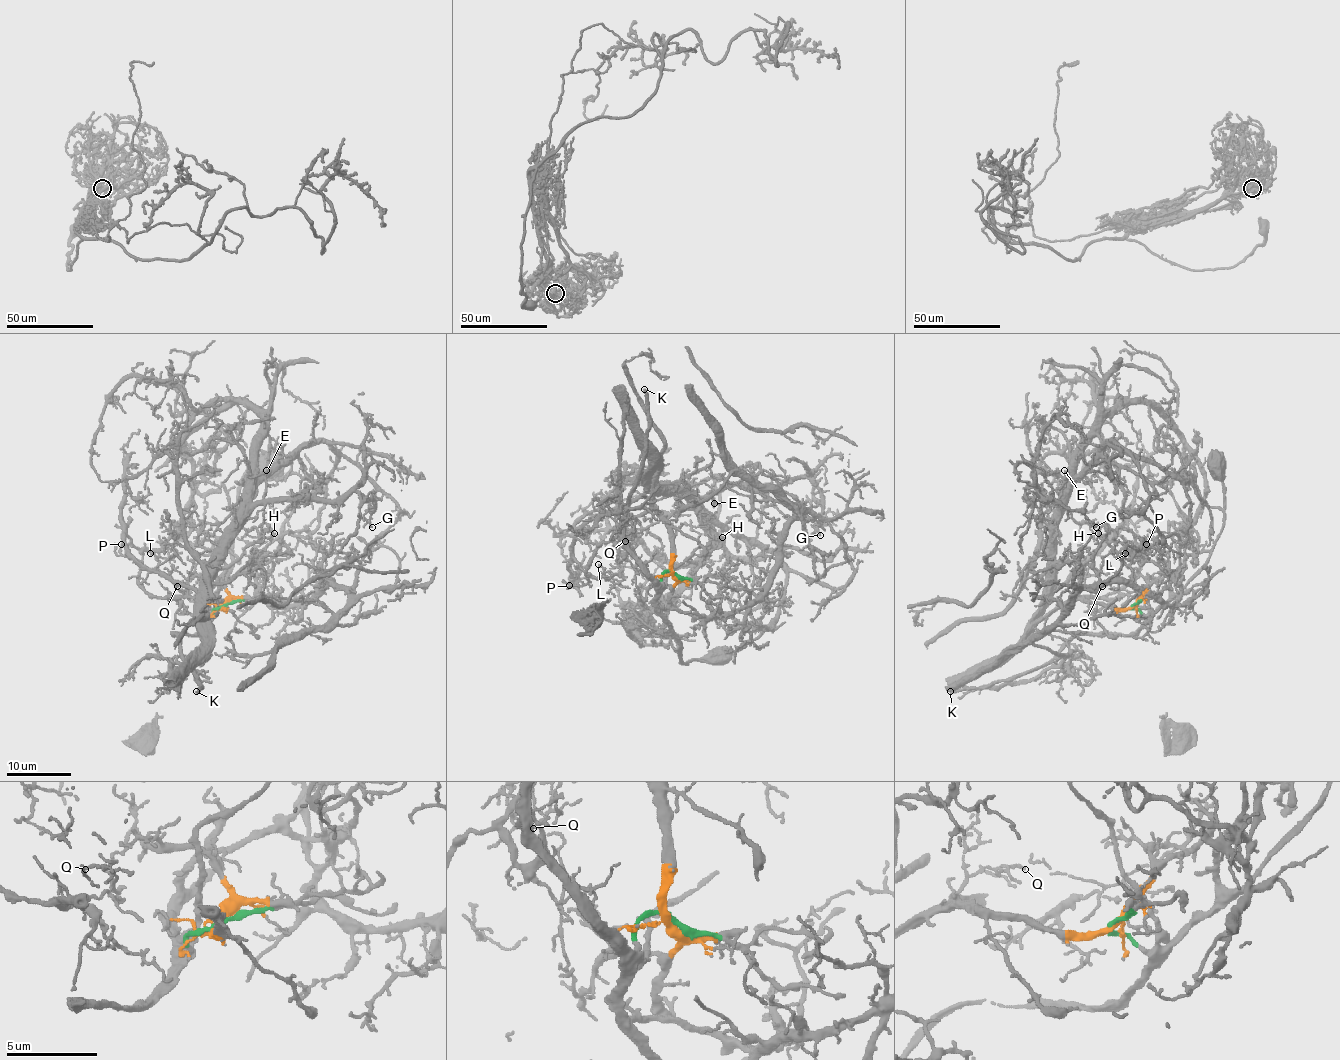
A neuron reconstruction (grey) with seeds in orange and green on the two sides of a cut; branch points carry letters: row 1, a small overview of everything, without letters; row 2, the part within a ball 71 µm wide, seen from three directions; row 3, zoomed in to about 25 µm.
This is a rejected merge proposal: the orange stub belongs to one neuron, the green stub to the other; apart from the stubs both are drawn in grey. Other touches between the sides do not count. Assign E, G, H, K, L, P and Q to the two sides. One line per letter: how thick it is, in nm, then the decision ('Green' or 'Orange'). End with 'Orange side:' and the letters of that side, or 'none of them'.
E: Thickness 170 nm. Orange
G: Thickness 140 nm. Orange
H: Thickness 160 nm. Green
K: Thickness 240 nm. Green
L: Thickness 120 nm. Orange
P: Thickness 150 nm. Orange
Q: Thickness 110 nm. Orange
Orange side: E, G, L, P, Q

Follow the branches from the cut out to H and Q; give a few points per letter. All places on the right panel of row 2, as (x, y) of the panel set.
H: (1134, 605), (1136, 610), (1146, 615), (1147, 602), (1138, 589), (1133, 572), (1104, 535), (1099, 537), (1097, 533)
Q: (1134, 605), (1107, 608), (1100, 603), (1071, 600), (1089, 585), (1102, 585)

